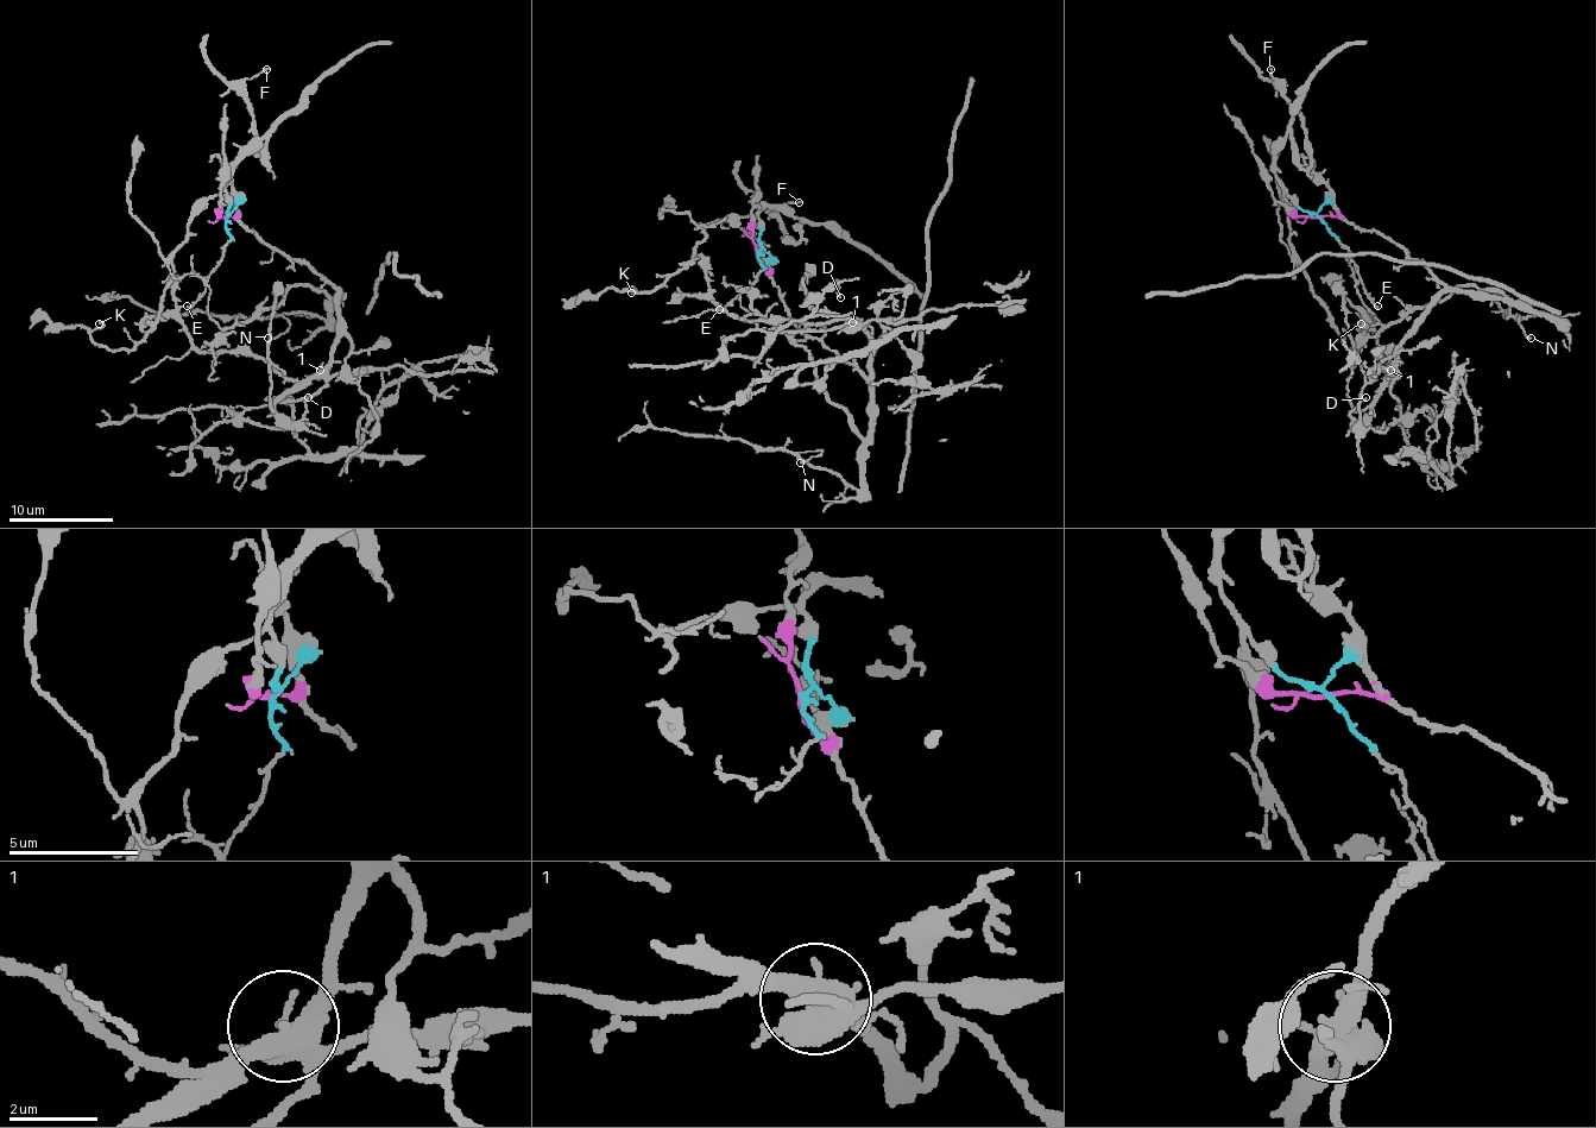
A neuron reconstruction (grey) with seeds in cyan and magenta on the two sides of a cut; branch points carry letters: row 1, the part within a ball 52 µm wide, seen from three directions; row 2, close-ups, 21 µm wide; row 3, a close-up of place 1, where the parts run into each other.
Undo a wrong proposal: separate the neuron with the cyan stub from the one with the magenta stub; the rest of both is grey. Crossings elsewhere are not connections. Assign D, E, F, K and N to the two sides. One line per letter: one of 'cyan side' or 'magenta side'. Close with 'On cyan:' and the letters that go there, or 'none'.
D: magenta side
E: cyan side
F: cyan side
K: cyan side
N: magenta side
On cyan: E, F, K

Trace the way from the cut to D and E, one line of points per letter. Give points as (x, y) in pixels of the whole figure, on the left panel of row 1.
D: (222, 218), (335, 288), (330, 361), (296, 383), (276, 411), (291, 422), (304, 414), (307, 398)
E: (222, 218), (231, 241), (204, 291), (187, 307)

